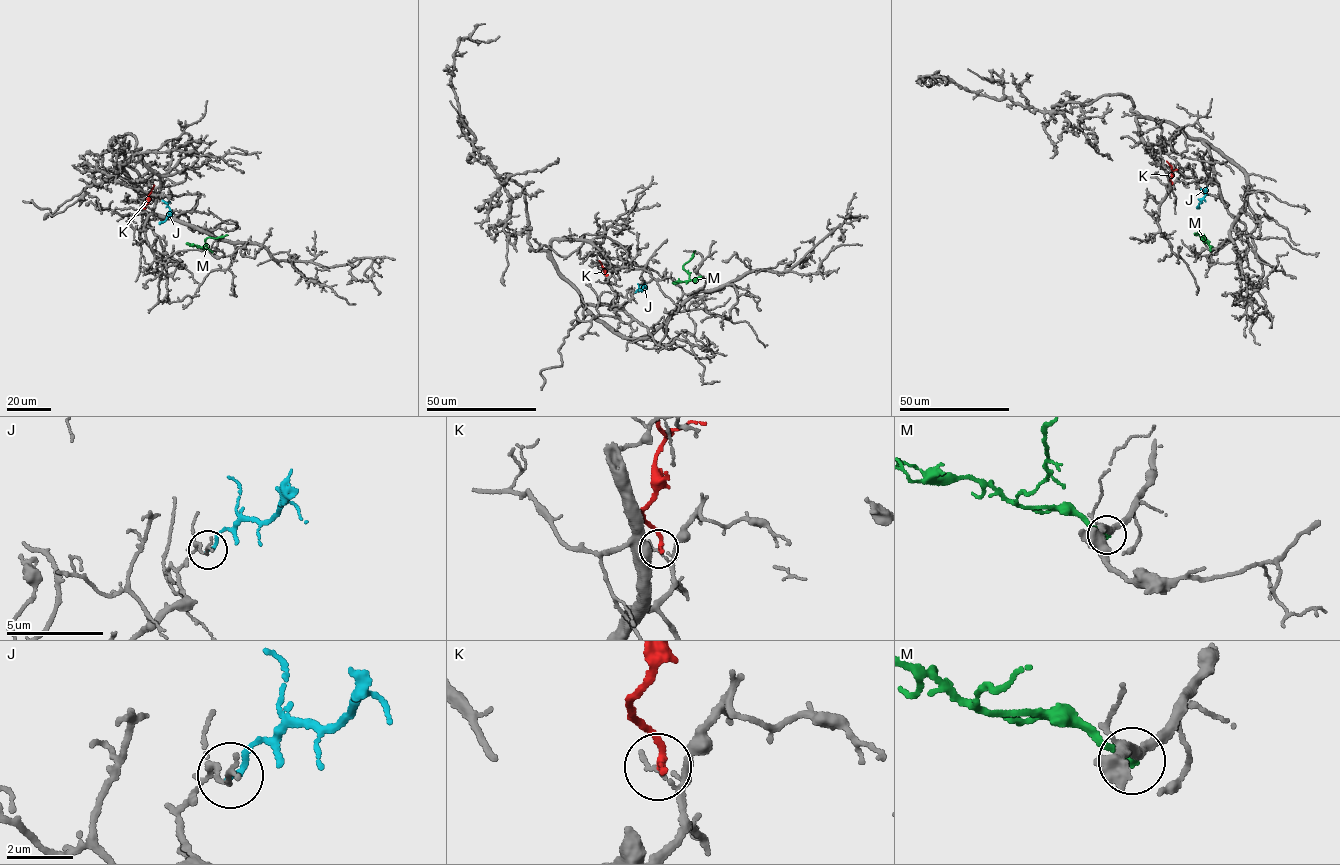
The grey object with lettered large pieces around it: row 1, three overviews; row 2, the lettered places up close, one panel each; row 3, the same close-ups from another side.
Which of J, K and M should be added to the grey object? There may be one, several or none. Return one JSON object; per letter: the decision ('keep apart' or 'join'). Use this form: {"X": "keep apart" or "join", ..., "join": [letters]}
{"J": "keep apart", "K": "keep apart", "M": "keep apart", "join": []}

